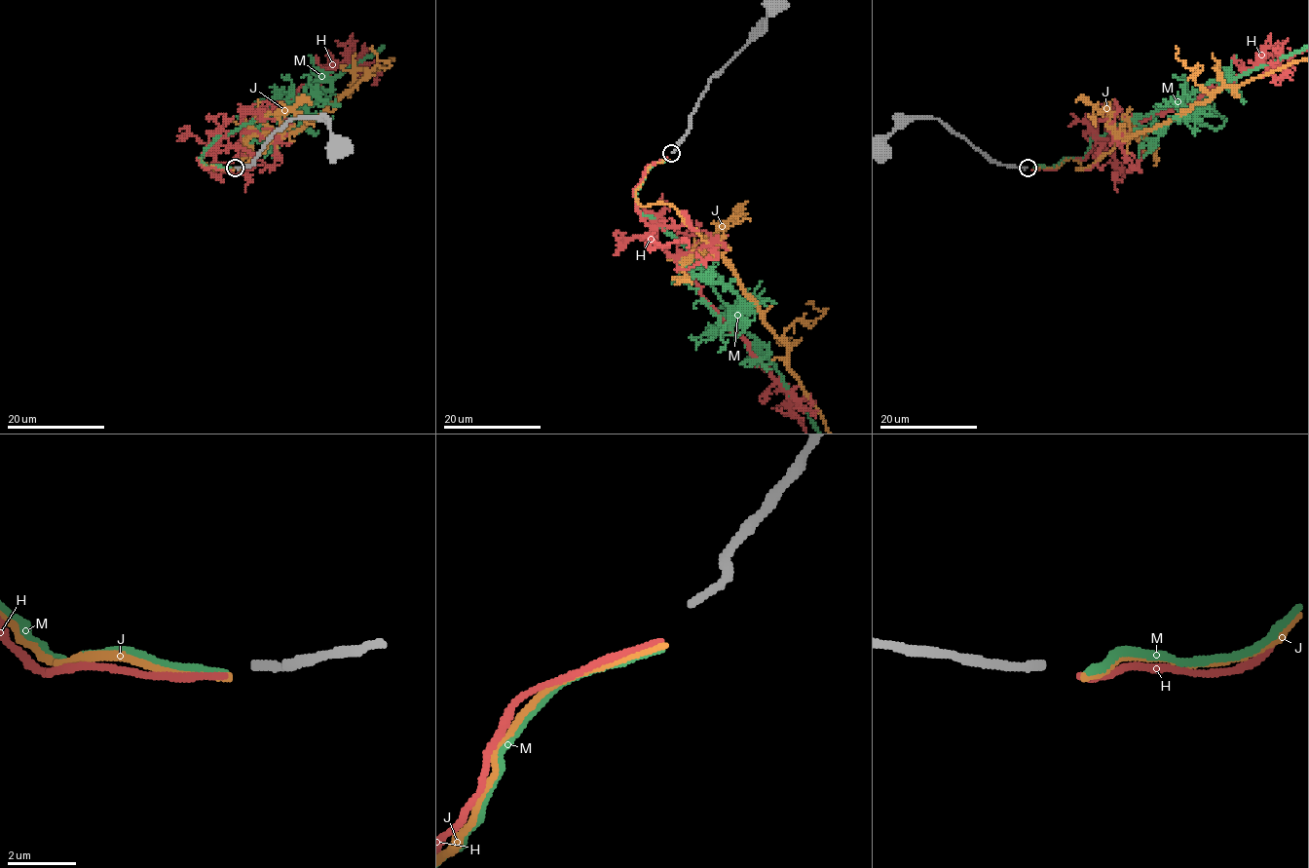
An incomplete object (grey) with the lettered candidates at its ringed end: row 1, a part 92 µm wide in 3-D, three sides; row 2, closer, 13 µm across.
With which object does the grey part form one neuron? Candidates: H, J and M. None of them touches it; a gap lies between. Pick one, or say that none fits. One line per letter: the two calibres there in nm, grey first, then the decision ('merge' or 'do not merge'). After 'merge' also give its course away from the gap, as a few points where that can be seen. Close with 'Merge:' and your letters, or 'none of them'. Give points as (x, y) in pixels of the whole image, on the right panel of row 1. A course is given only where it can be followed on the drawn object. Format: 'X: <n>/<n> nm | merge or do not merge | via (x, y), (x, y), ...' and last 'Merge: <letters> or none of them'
H: 240/160 nm | do not merge
J: 240/180 nm | do not merge
M: 240/200 nm | do not merge
Merge: none of them

